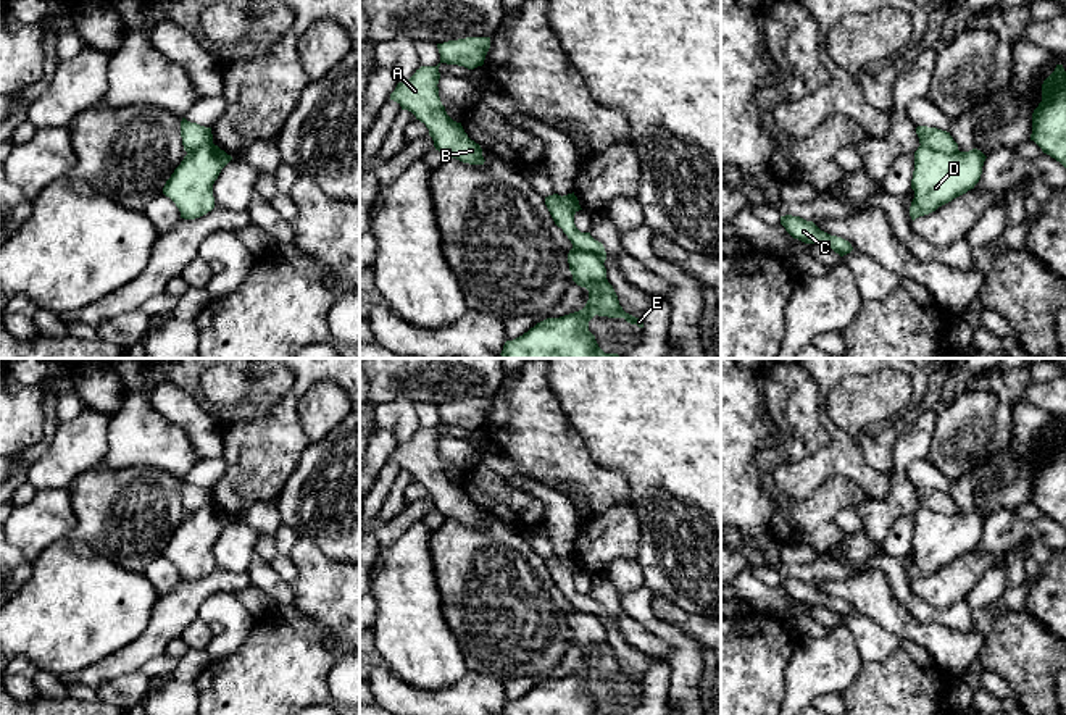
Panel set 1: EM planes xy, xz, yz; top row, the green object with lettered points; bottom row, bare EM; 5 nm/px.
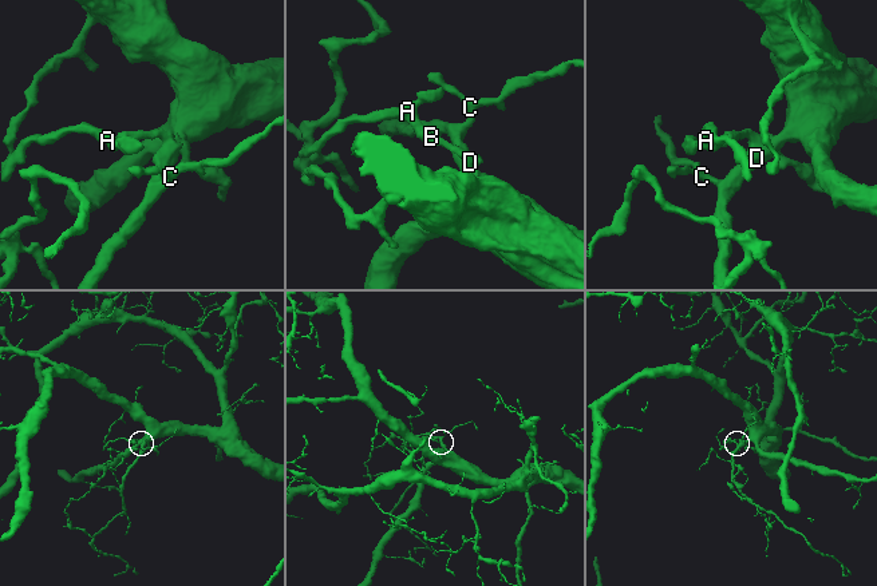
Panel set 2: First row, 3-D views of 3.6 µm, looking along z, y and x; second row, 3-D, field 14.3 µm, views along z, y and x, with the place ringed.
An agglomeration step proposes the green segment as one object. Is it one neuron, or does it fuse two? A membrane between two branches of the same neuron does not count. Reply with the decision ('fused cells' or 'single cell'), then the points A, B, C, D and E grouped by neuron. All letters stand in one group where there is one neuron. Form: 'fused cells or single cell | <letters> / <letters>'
fused cells | A B / C D E

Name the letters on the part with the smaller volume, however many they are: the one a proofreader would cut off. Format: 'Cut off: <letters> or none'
Cut off: A, B

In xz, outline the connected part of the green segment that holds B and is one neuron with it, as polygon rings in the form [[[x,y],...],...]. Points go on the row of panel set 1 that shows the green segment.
[[[466,37],[466,39],[458,39],[458,40],[448,40],[448,42],[443,42],[443,44],[437,44],[437,48],[439,48],[439,53],[440,53],[440,63],[439,63],[437,66],[421,66],[419,69],[416,69],[416,73],[414,73],[408,81],[398,82],[397,87],[395,87],[395,90],[390,94],[390,100],[397,102],[397,103],[402,107],[402,110],[411,111],[411,113],[416,116],[416,119],[419,119],[421,123],[426,124],[426,128],[429,129],[429,136],[431,136],[432,140],[434,140],[435,150],[439,150],[443,157],[452,157],[452,158],[456,158],[456,160],[460,160],[460,161],[463,161],[463,163],[469,163],[469,165],[484,165],[485,160],[484,160],[484,157],[482,157],[482,148],[481,148],[481,145],[476,144],[474,140],[471,140],[471,139],[468,137],[468,134],[464,132],[461,123],[453,121],[453,119],[447,115],[445,107],[442,105],[440,97],[439,97],[439,87],[437,87],[437,84],[439,84],[439,79],[440,79],[439,66],[440,66],[442,63],[458,65],[458,66],[464,66],[464,68],[468,68],[468,69],[474,69],[474,68],[477,68],[477,66],[482,66],[482,65],[484,65],[484,60],[485,60],[485,55],[487,55],[487,52],[489,52],[489,48],[490,48],[490,37]]]

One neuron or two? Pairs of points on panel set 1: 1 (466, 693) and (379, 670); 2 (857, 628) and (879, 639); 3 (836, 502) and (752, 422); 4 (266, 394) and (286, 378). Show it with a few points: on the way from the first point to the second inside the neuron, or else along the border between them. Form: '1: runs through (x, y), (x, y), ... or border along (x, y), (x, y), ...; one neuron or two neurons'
1: runs through (444, 698), (405, 698), (400, 693); one neuron
2: runs through (861, 628), (874, 639); one neuron
3: border along (765, 405), (774, 443), (755, 455), (760, 478); two neurons
4: runs through (271, 393), (281, 383); one neuron

